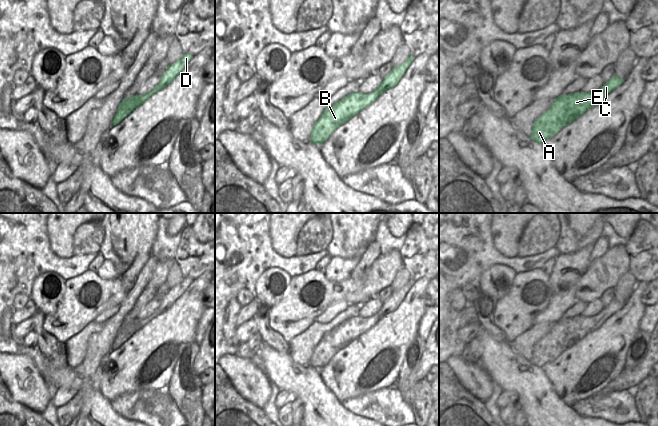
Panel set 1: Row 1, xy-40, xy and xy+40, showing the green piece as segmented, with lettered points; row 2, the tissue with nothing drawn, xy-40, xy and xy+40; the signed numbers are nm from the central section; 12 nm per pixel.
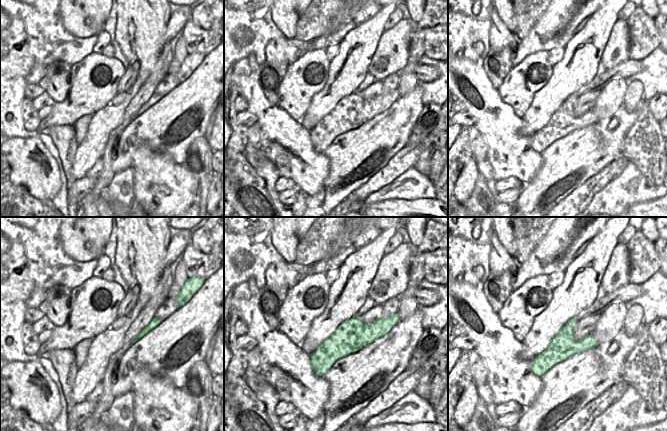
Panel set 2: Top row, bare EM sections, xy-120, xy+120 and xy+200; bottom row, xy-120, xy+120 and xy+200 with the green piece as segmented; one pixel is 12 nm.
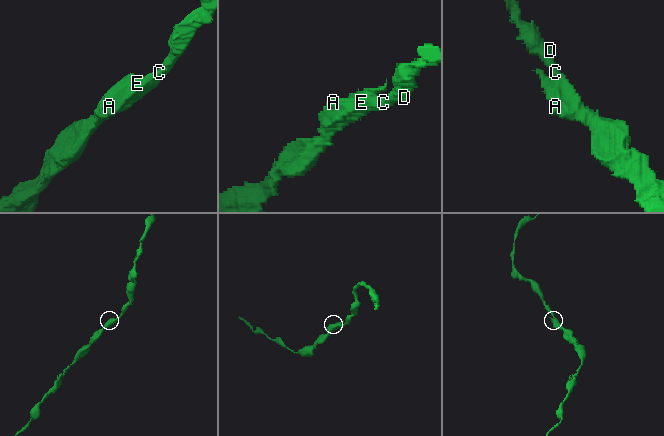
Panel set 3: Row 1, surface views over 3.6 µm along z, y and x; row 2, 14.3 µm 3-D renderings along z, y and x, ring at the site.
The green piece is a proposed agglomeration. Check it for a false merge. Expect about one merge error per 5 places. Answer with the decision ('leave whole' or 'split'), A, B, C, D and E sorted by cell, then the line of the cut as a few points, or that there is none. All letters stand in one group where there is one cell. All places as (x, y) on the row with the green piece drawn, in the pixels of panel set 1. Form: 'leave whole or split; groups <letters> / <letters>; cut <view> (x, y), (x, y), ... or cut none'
leave whole; groups A B C D E; cut none

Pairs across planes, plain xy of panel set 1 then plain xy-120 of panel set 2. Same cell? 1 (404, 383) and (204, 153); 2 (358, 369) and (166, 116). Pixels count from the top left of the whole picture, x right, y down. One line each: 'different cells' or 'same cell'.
1: same cell
2: same cell

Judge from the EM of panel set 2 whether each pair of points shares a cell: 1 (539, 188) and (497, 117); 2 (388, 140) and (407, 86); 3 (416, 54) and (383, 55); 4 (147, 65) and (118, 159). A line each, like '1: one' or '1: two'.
1: two
2: two
3: two
4: two

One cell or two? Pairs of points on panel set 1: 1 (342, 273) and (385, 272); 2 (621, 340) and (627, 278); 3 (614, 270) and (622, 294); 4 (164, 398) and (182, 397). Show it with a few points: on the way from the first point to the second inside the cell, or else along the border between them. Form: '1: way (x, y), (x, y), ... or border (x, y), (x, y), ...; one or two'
1: border (325, 275), (327, 279), (334, 282), (348, 277); two
2: border (638, 283), (624, 303); two
3: border (628, 269), (619, 278), (614, 287); two
4: border (166, 391), (174, 401); two

